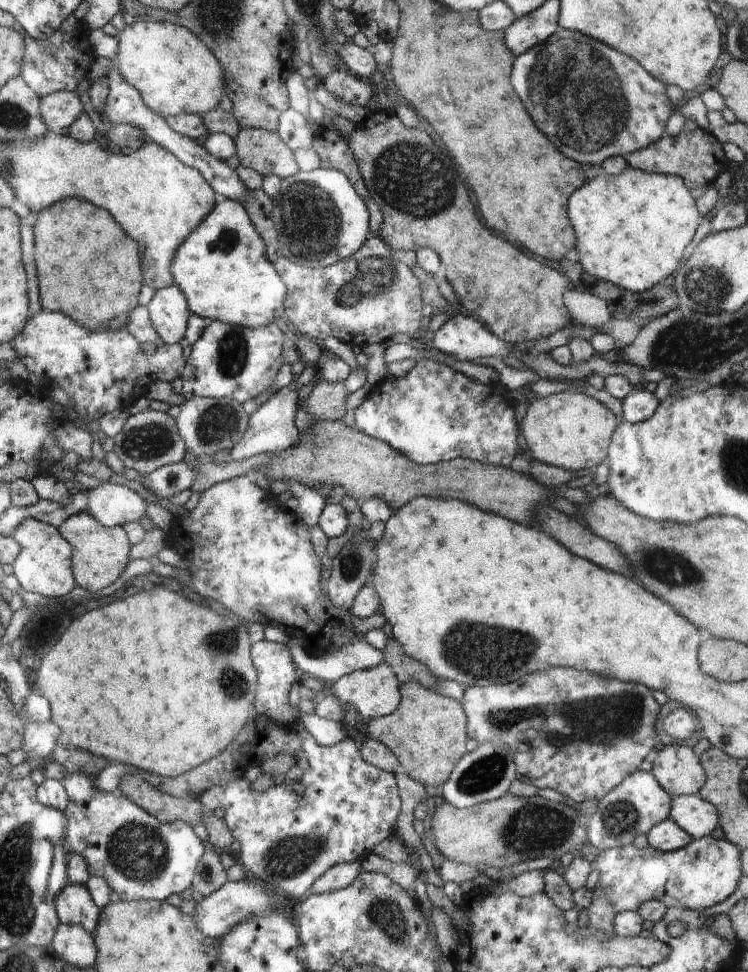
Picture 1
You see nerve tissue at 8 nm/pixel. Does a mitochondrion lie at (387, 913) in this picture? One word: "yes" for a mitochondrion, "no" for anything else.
yes

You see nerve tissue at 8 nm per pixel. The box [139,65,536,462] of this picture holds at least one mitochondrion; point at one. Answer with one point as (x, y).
(416, 180)

